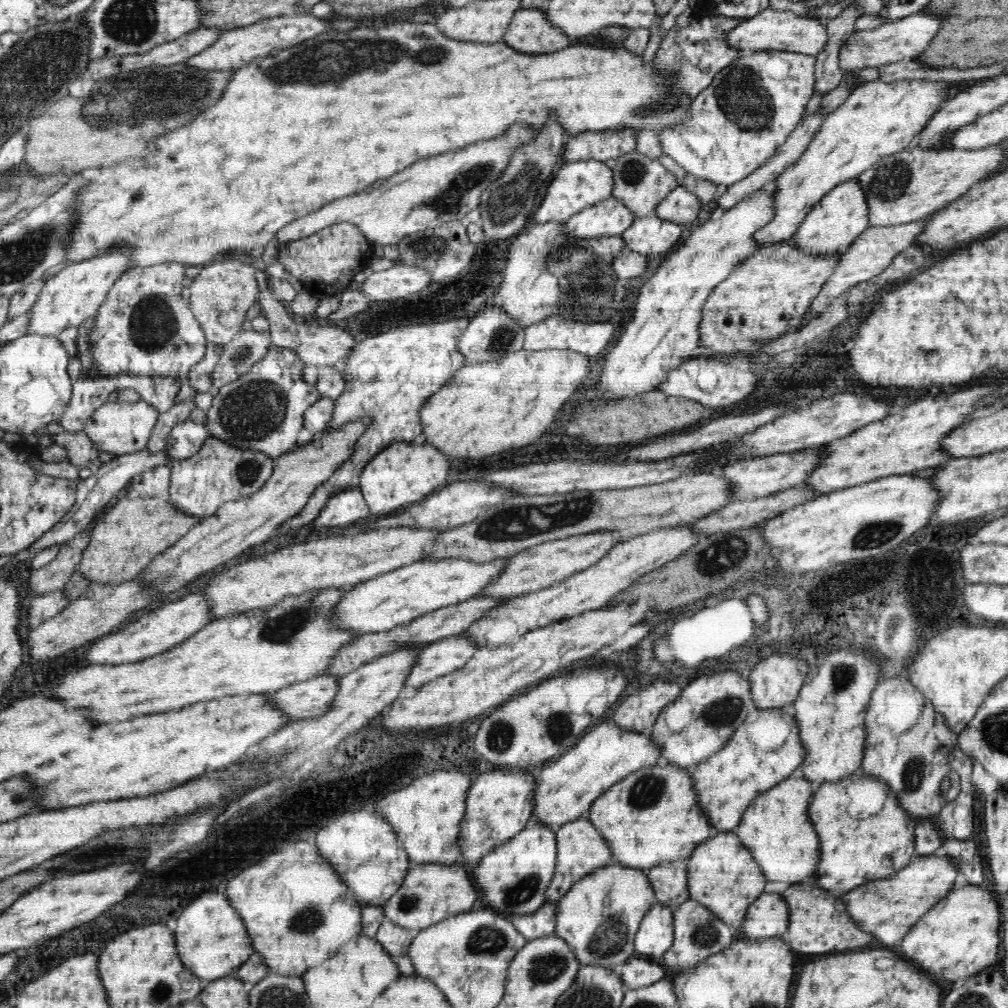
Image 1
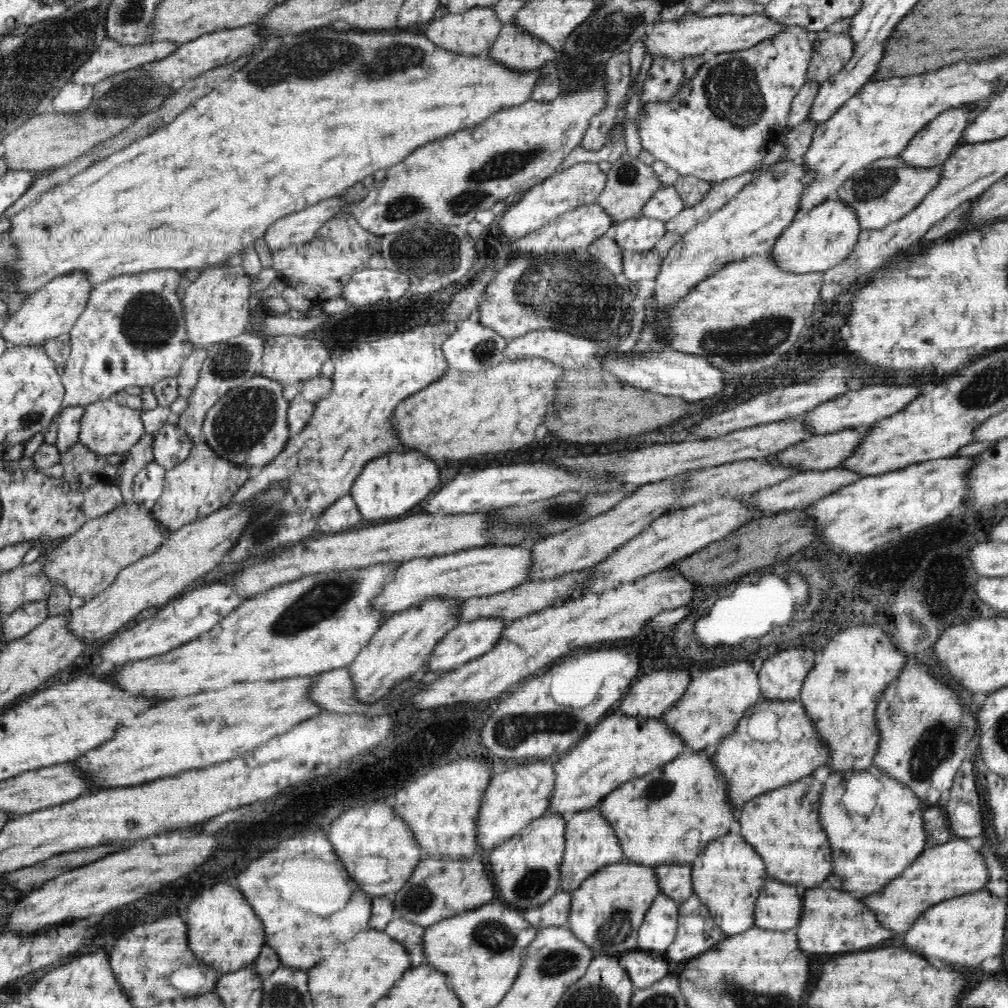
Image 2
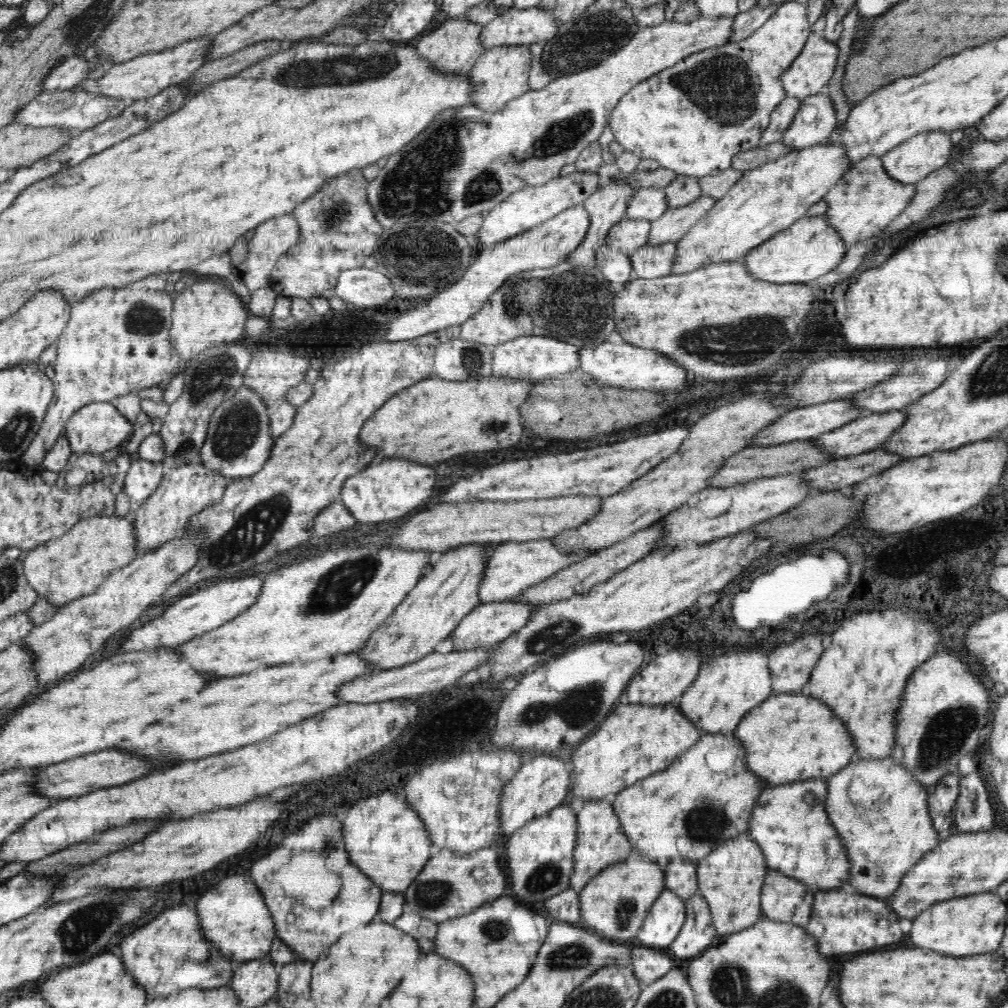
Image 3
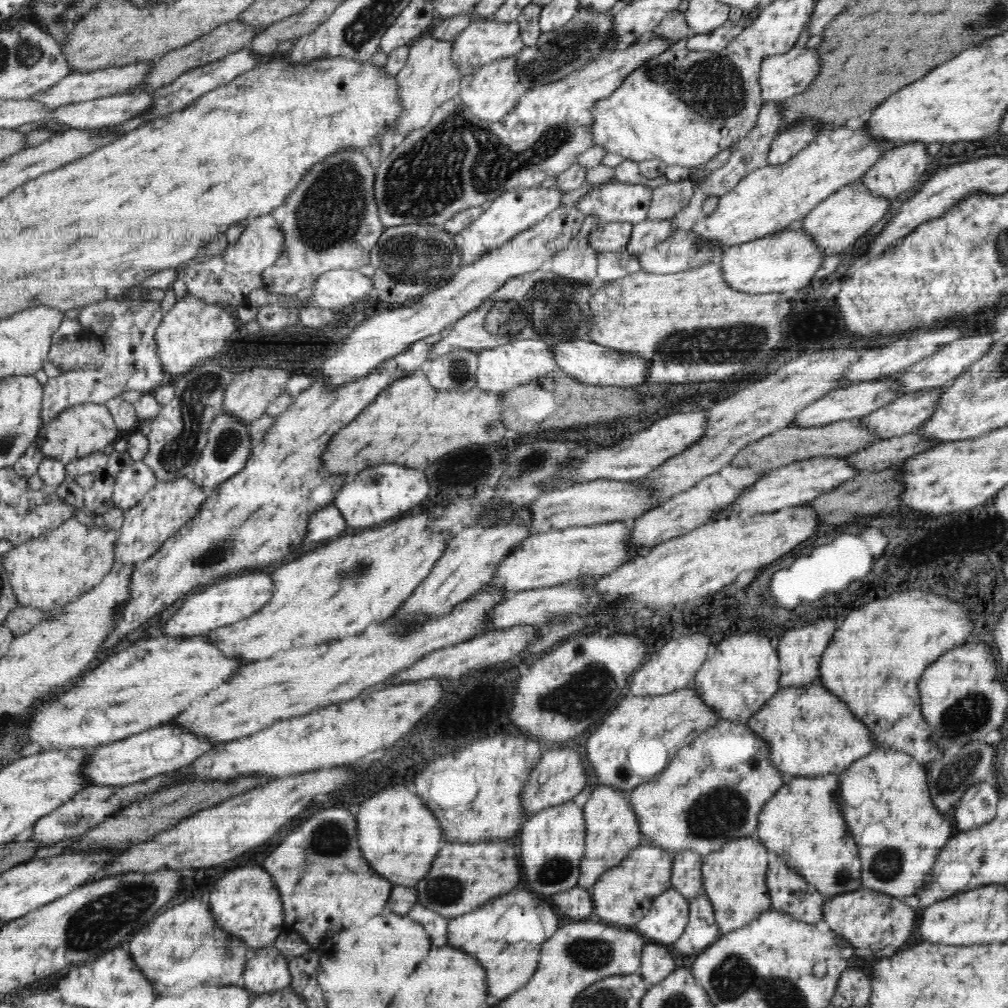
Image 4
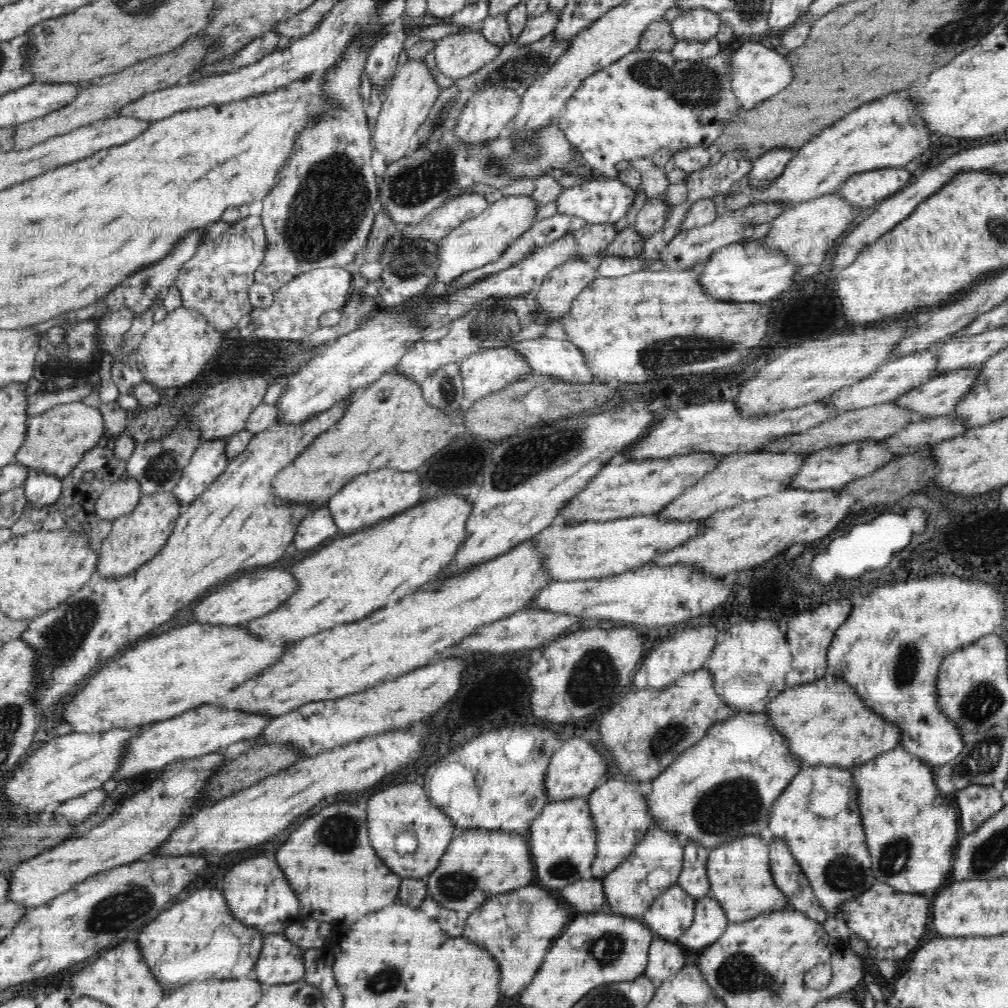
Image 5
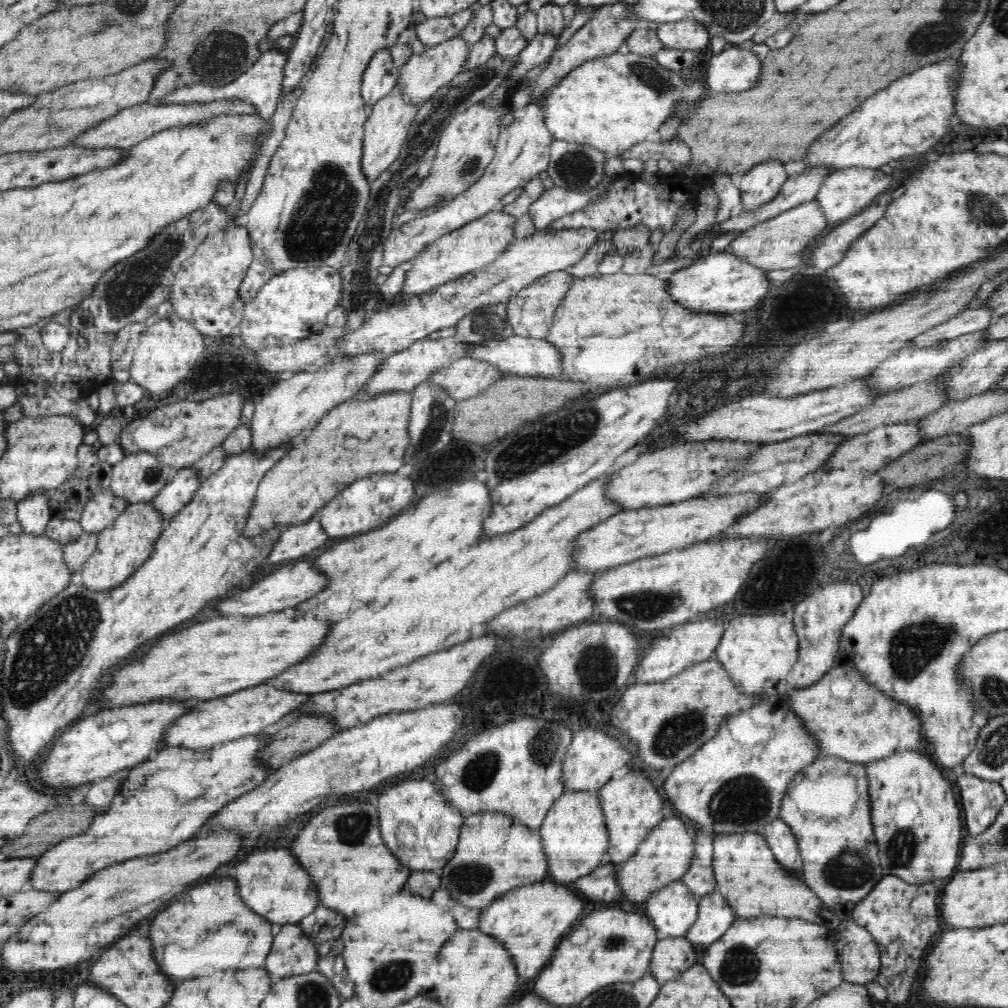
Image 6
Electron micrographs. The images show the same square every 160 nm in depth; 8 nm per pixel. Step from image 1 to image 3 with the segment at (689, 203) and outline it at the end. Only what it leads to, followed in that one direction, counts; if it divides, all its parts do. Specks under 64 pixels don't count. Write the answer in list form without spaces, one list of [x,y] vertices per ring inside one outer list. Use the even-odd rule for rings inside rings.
[[[637,188],[627,202],[625,218],[656,220],[668,210],[664,189]]]

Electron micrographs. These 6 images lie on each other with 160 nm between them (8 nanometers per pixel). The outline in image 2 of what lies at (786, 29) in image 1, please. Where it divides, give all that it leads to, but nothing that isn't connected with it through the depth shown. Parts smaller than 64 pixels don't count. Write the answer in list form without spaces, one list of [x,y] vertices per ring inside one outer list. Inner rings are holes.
[[[722,14],[708,16],[708,18],[694,18],[688,20],[668,20],[654,24],[652,34],[644,38],[646,54],[652,58],[669,58],[682,60],[692,56],[705,56],[706,58],[723,52],[736,52],[742,49],[753,48],[772,36],[778,36],[784,30],[784,25],[768,19],[766,14],[752,14],[752,16],[736,16],[736,14]]]

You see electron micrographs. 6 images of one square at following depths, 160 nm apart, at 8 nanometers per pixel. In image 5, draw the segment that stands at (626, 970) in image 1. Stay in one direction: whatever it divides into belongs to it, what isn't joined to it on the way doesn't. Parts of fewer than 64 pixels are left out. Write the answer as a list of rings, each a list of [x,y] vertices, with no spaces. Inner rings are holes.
[[[655,938],[649,946],[645,976],[658,988],[686,964],[684,950],[678,942]]]

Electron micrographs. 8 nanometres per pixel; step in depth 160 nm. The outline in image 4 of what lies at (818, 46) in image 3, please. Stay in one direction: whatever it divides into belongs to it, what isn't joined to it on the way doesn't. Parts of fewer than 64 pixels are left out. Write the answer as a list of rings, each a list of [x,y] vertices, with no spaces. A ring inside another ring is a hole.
[[[794,47],[781,55],[765,56],[760,65],[763,102],[781,102],[804,92],[820,66],[816,48]]]

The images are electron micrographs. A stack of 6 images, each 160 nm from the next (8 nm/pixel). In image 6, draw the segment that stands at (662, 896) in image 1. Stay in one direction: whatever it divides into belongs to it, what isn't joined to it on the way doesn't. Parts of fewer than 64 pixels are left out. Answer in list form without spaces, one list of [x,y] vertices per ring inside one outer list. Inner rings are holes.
[[[702,828],[696,832],[694,858],[688,872],[682,876],[684,884],[699,898],[715,891],[716,880],[712,868],[712,830]]]

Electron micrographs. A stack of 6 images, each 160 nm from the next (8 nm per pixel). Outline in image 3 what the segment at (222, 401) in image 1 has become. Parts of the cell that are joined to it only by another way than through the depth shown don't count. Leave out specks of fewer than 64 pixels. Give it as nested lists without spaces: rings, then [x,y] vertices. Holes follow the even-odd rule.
[[[242,385],[233,397],[224,400],[214,410],[201,448],[200,463],[229,481],[244,478],[263,467],[270,456],[273,440],[270,434],[269,409],[257,392]]]

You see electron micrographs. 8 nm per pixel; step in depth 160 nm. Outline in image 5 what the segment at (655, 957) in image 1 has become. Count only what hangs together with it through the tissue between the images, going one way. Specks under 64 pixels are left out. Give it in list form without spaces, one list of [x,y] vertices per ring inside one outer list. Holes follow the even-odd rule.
[[[672,885],[655,898],[641,922],[656,938],[676,942],[692,924],[695,901],[680,885]]]

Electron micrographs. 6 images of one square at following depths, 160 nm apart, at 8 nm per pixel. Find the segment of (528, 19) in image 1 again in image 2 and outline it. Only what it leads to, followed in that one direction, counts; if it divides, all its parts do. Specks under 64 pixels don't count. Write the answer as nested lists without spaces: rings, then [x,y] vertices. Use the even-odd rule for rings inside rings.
[[[514,20],[501,26],[501,32],[488,52],[490,58],[516,73],[536,71],[545,62],[556,61],[558,53],[542,39],[520,29]]]

